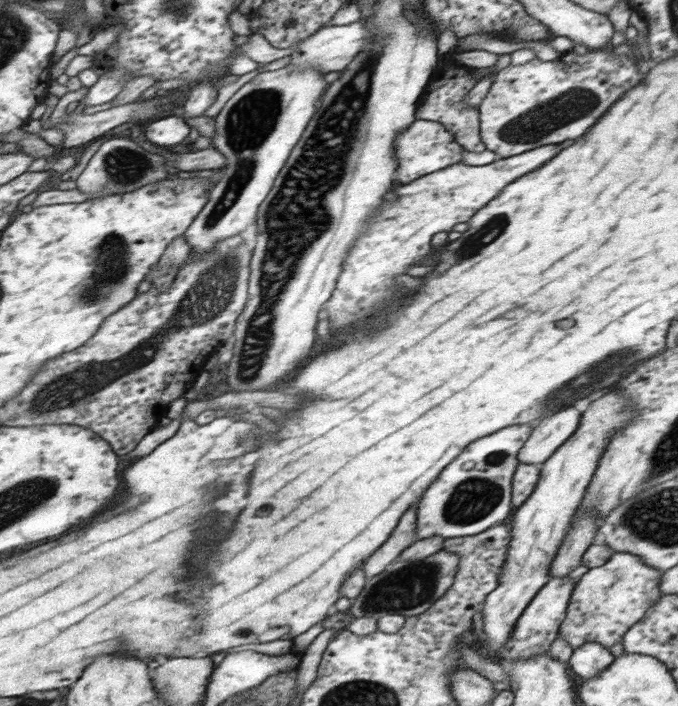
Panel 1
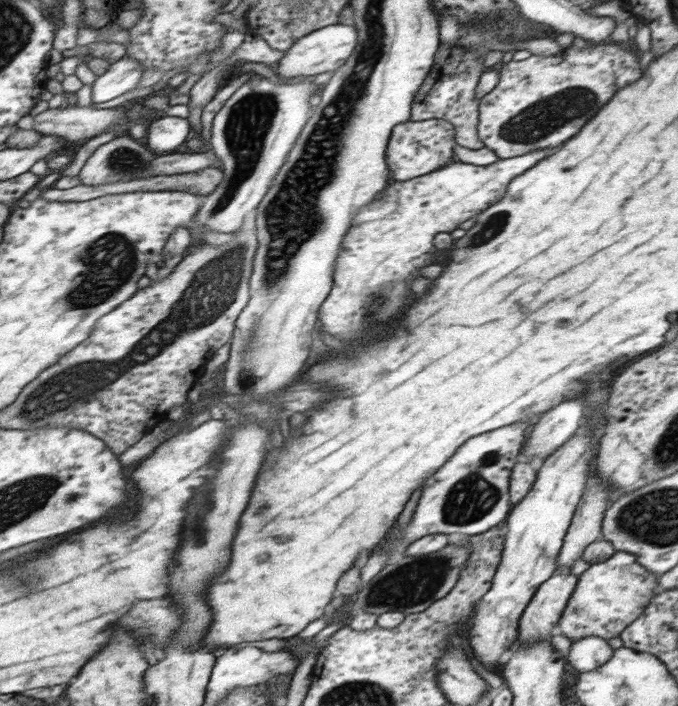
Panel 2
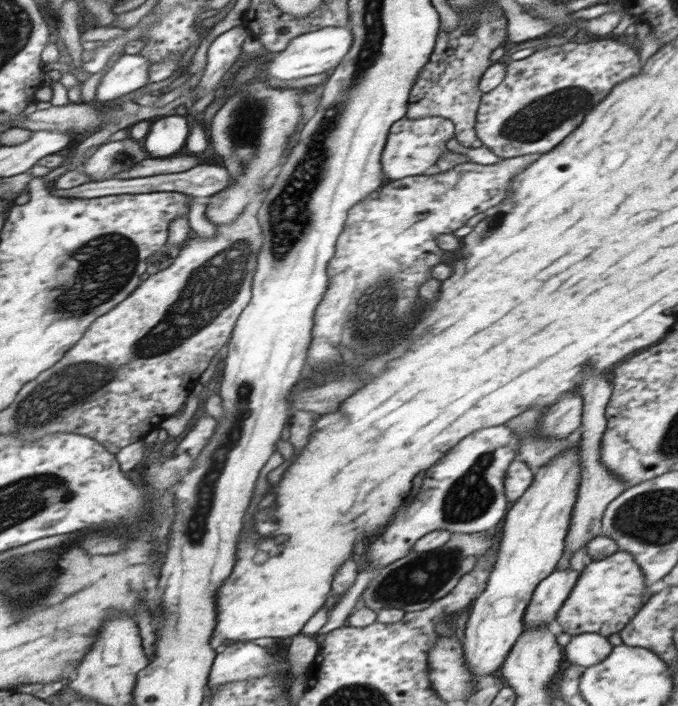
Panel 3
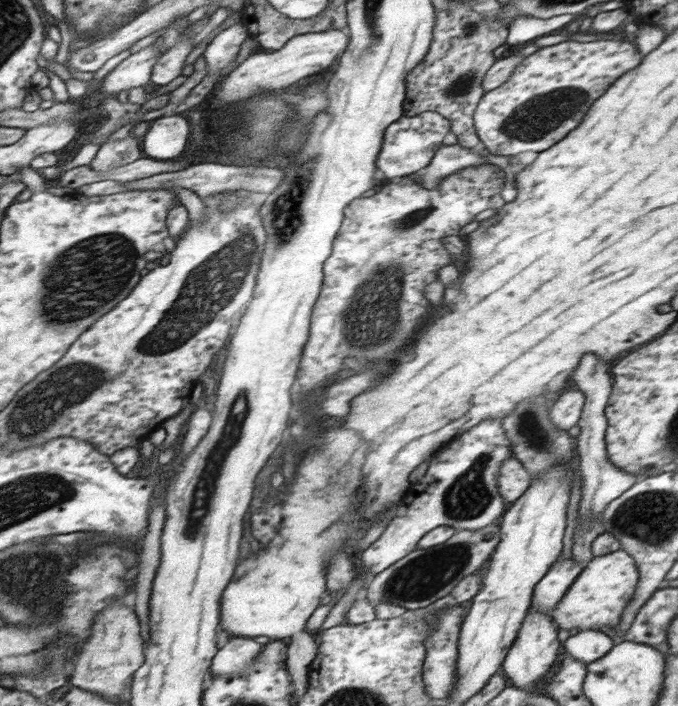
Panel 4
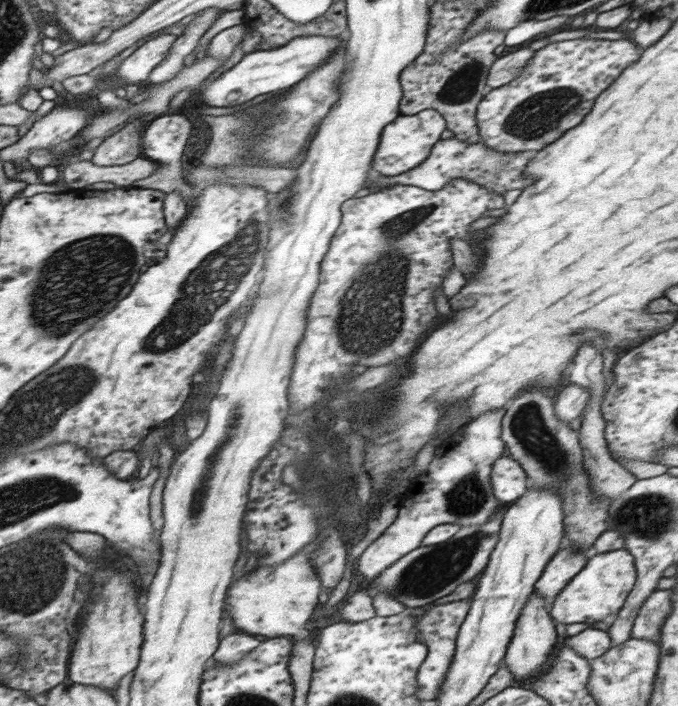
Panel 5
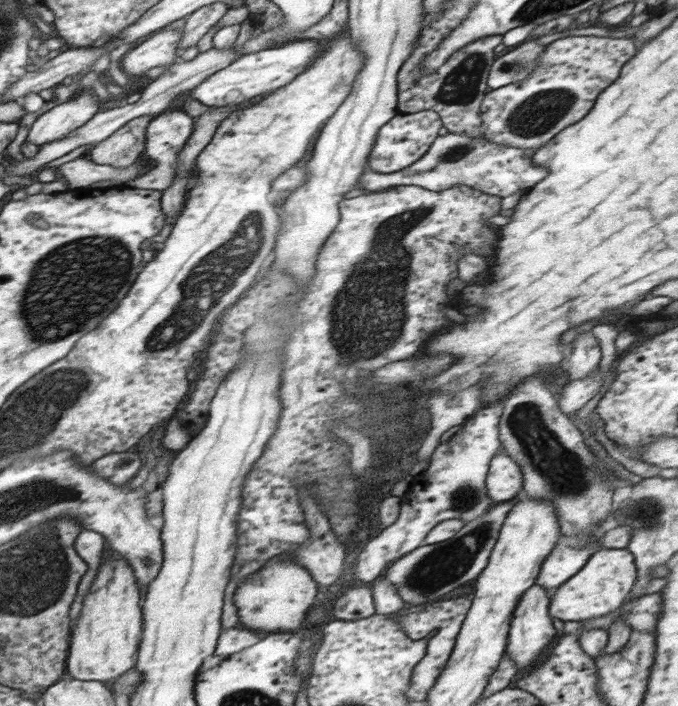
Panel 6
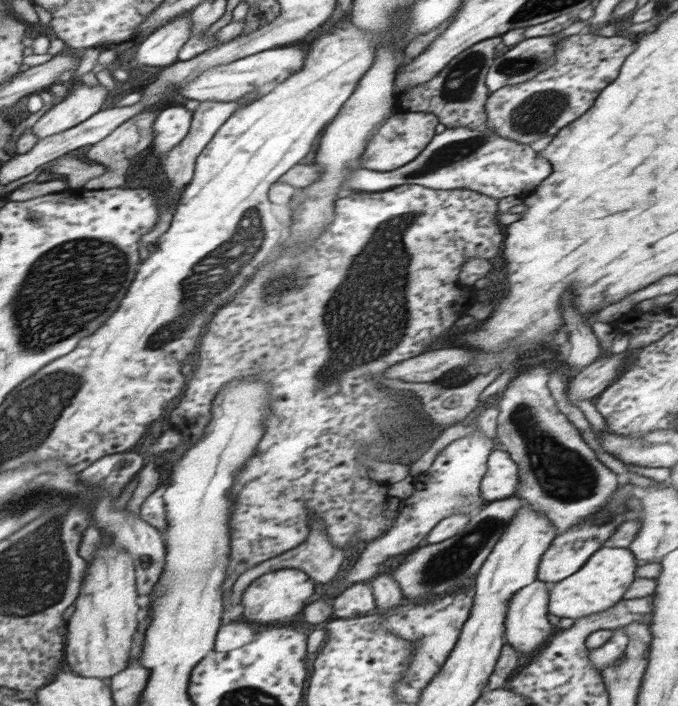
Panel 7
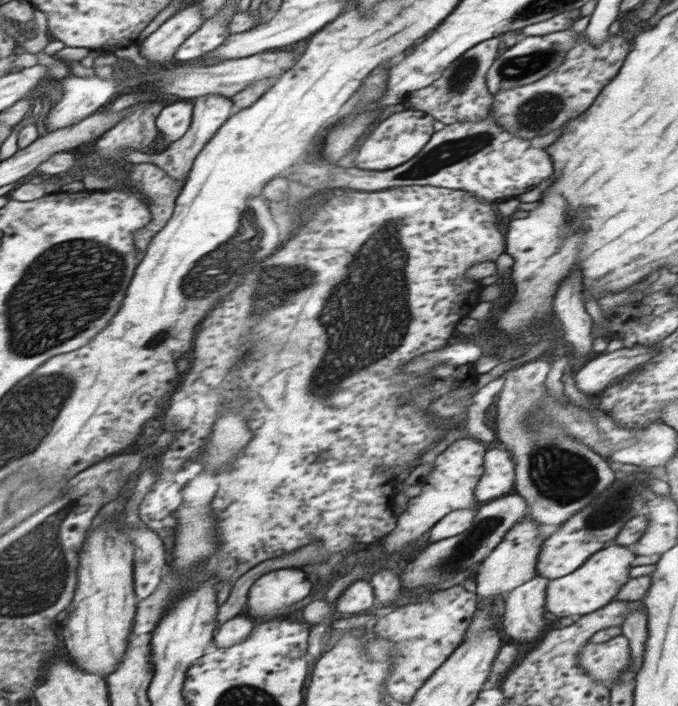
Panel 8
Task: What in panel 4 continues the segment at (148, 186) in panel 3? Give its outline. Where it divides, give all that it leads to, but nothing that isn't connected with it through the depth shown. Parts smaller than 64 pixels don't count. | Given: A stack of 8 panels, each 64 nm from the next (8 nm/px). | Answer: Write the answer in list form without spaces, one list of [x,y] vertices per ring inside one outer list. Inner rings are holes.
[[[199,163],[190,165],[189,167],[179,171],[155,174],[154,176],[144,178],[142,180],[126,182],[126,184],[122,184],[122,182],[116,182],[114,180],[106,180],[88,184],[86,186],[76,188],[75,190],[82,192],[82,194],[92,196],[92,194],[114,194],[132,190],[168,190],[169,187],[176,186],[188,188],[188,190],[192,190],[199,197],[204,198],[214,193],[226,193],[227,191],[234,192],[238,190],[261,194],[262,192],[266,192],[266,194],[270,194],[270,192],[274,192],[274,190],[278,188],[278,184],[282,182],[282,178],[284,178],[284,172],[282,172],[282,170],[272,168],[272,165],[254,169],[244,166],[240,167],[238,165],[222,165],[221,163]]]

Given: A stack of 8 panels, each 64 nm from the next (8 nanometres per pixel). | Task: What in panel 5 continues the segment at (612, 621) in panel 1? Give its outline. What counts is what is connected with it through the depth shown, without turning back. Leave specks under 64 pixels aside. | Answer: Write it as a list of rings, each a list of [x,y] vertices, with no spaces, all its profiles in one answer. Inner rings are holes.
[[[626,549],[590,553],[586,565],[570,580],[570,583],[558,593],[550,605],[549,615],[554,622],[574,624],[584,622],[592,624],[604,620],[610,614],[620,614],[630,591],[634,588],[637,570],[634,557]]]

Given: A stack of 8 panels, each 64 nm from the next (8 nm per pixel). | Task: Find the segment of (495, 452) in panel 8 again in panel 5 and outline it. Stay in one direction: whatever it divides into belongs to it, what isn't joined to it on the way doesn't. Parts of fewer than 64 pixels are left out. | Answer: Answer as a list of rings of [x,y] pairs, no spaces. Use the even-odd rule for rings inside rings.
[[[502,457],[492,465],[492,490],[494,496],[503,505],[511,504],[523,496],[529,488],[529,479],[525,470],[512,457]]]

